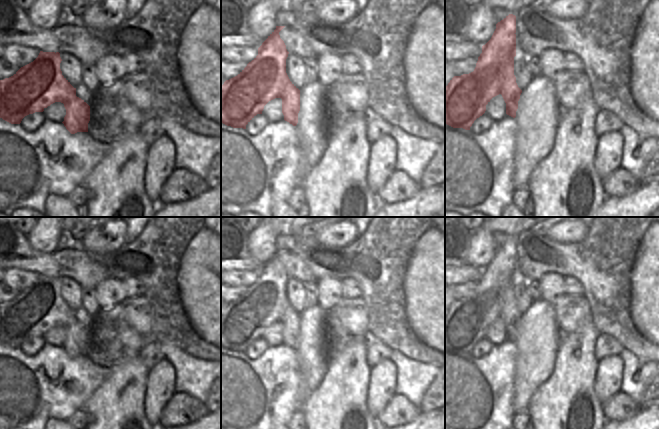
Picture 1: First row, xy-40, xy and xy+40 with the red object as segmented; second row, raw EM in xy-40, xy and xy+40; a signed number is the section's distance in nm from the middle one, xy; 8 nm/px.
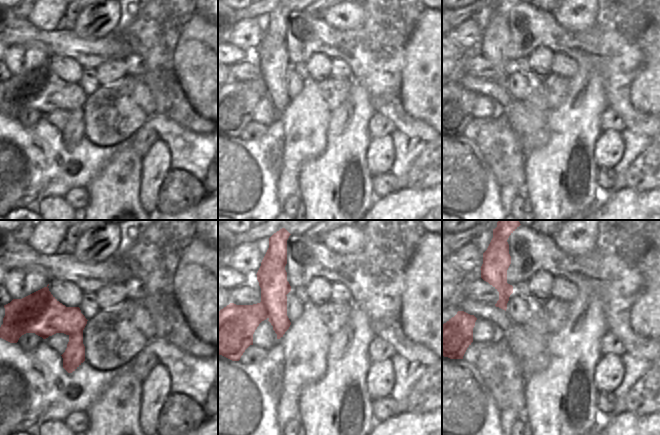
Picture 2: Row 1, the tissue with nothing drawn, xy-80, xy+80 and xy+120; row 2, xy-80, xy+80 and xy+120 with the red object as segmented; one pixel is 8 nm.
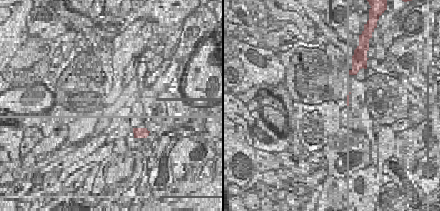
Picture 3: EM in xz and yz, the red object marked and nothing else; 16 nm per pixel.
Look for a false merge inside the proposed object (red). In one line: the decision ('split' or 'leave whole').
split

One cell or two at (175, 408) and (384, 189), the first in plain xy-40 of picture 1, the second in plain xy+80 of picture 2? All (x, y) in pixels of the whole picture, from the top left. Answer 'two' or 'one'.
one

